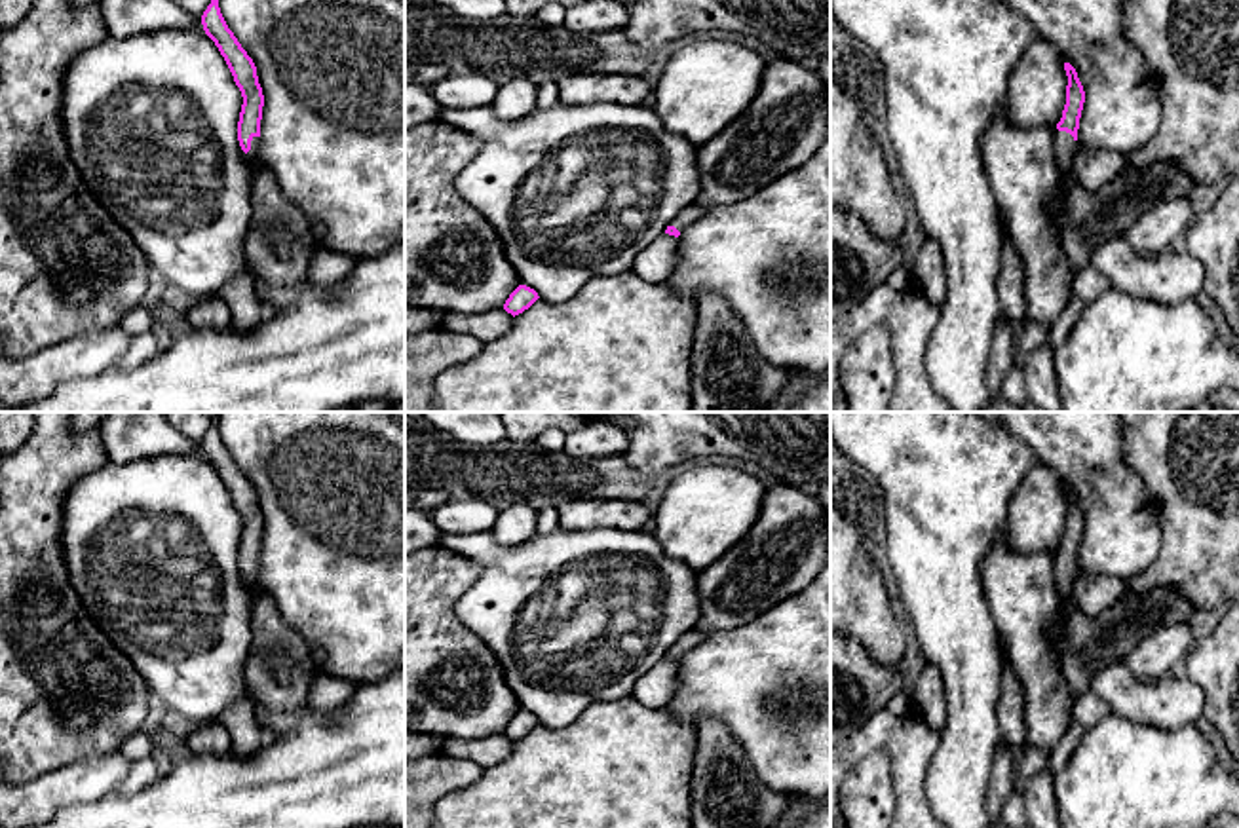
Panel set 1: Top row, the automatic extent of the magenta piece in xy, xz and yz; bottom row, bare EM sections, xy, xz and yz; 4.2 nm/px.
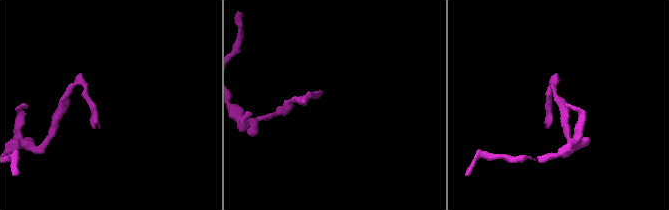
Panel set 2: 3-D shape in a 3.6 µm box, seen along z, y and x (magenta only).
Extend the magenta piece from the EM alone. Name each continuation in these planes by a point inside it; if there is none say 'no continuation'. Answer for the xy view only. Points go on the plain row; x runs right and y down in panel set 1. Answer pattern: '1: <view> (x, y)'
1: xy (278, 671)

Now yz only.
1: yz (1084, 646)

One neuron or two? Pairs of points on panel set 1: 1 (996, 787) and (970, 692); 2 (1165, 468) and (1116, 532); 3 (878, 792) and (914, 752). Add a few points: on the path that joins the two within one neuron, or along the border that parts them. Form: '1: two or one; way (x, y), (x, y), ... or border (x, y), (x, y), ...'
1: two; border (1002, 741), (994, 752), (985, 808)
2: two; border (1125, 452), (1162, 534)
3: two; border (867, 752), (882, 752), (888, 758), (895, 808)

